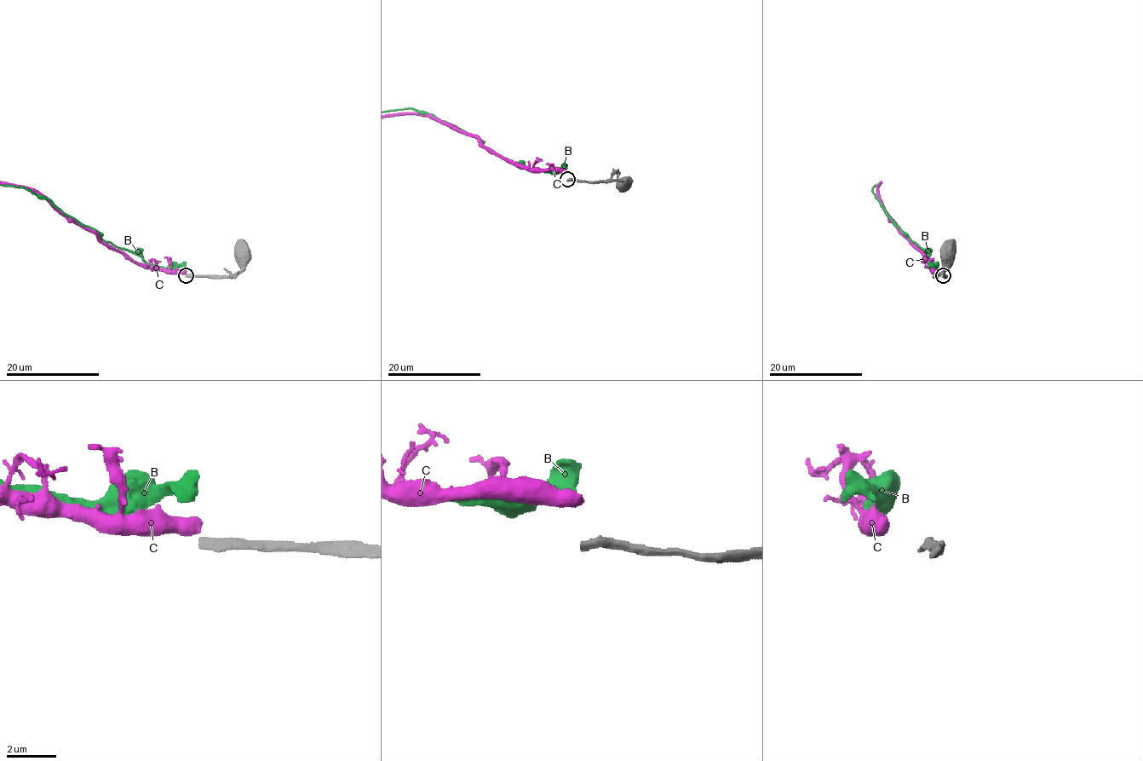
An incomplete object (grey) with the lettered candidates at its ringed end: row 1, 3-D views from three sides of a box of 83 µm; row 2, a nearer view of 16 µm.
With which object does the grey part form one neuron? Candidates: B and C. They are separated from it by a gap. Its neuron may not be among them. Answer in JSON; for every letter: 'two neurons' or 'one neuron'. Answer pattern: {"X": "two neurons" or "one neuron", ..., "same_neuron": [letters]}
{"B": "two neurons", "C": "two neurons", "same_neuron": []}

